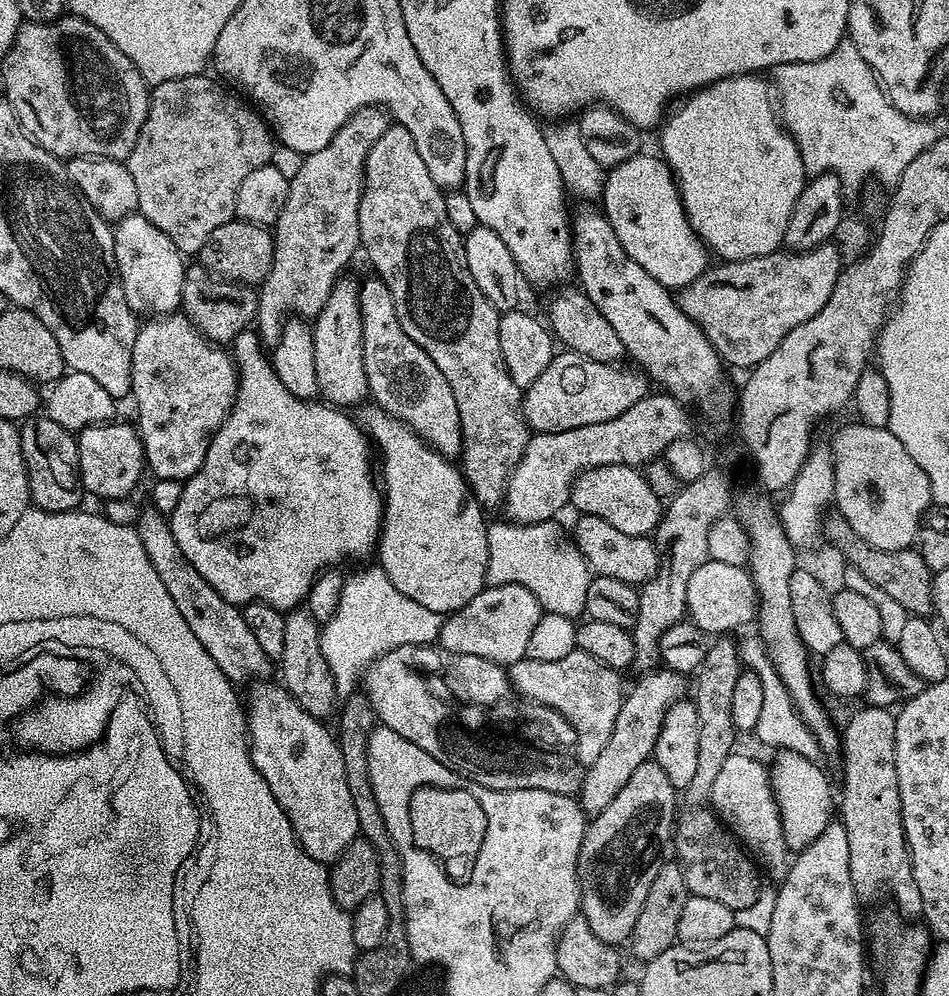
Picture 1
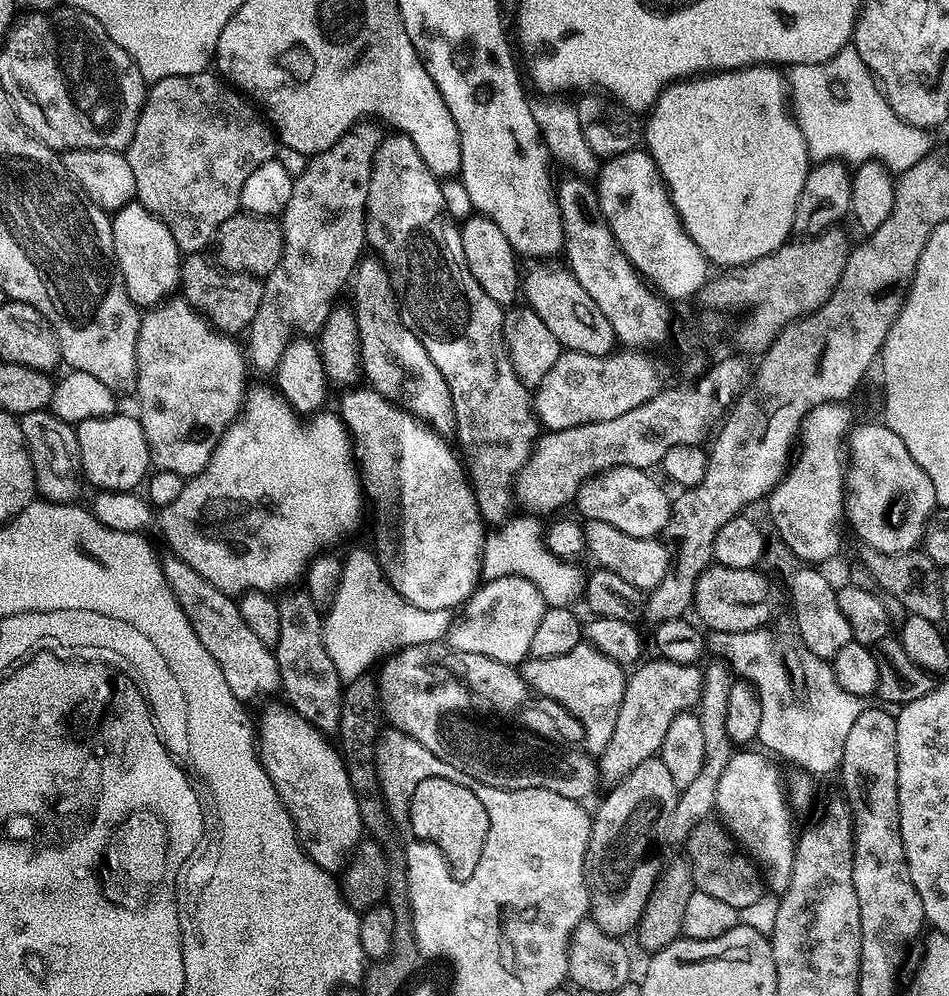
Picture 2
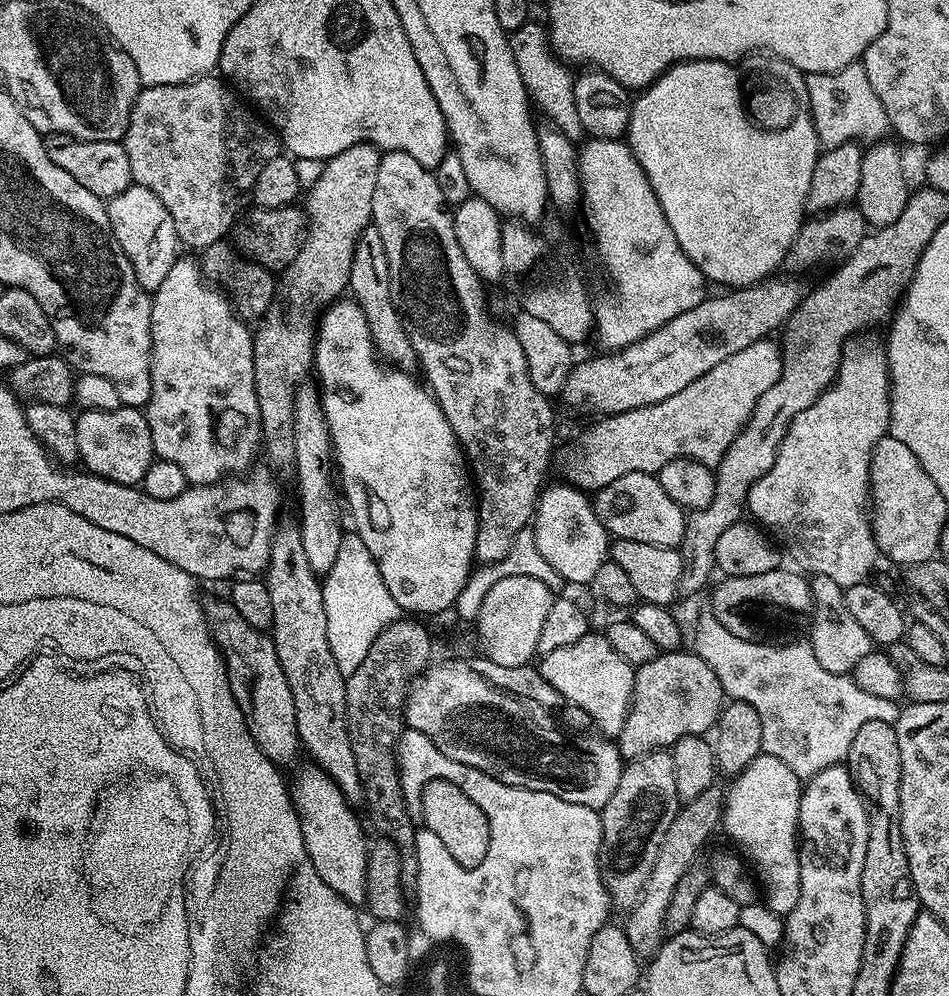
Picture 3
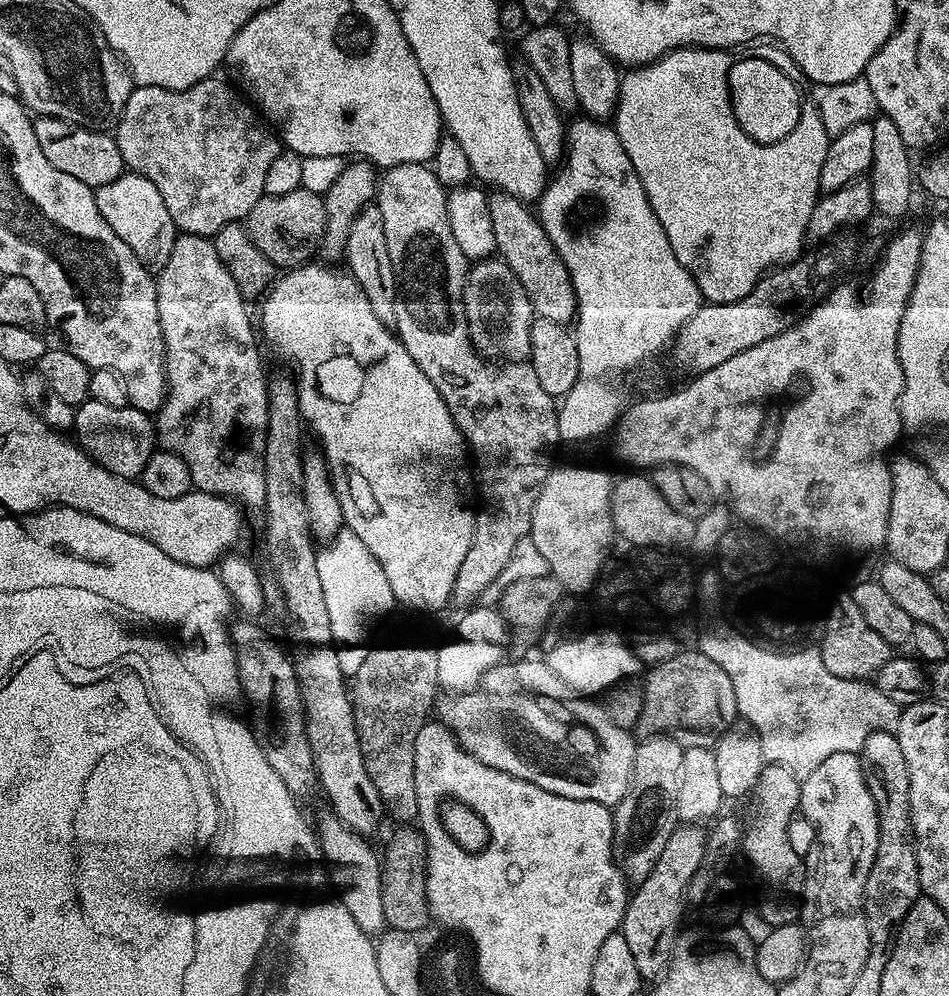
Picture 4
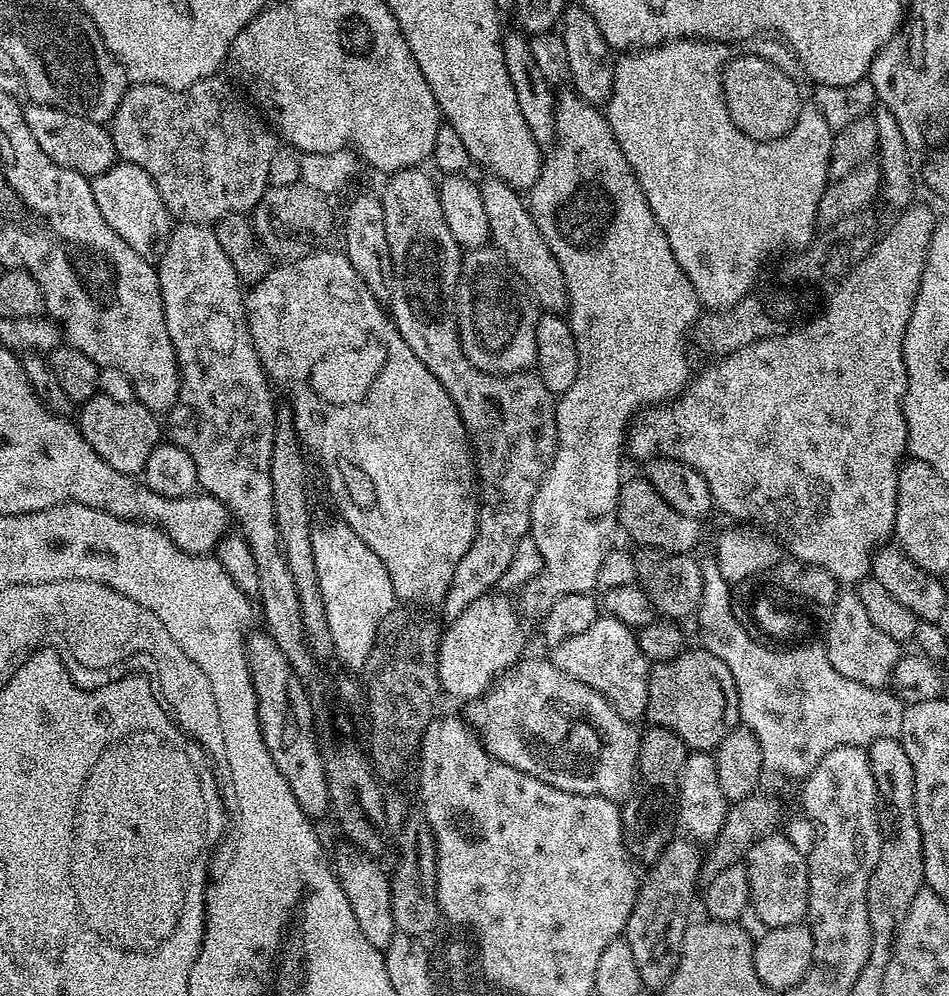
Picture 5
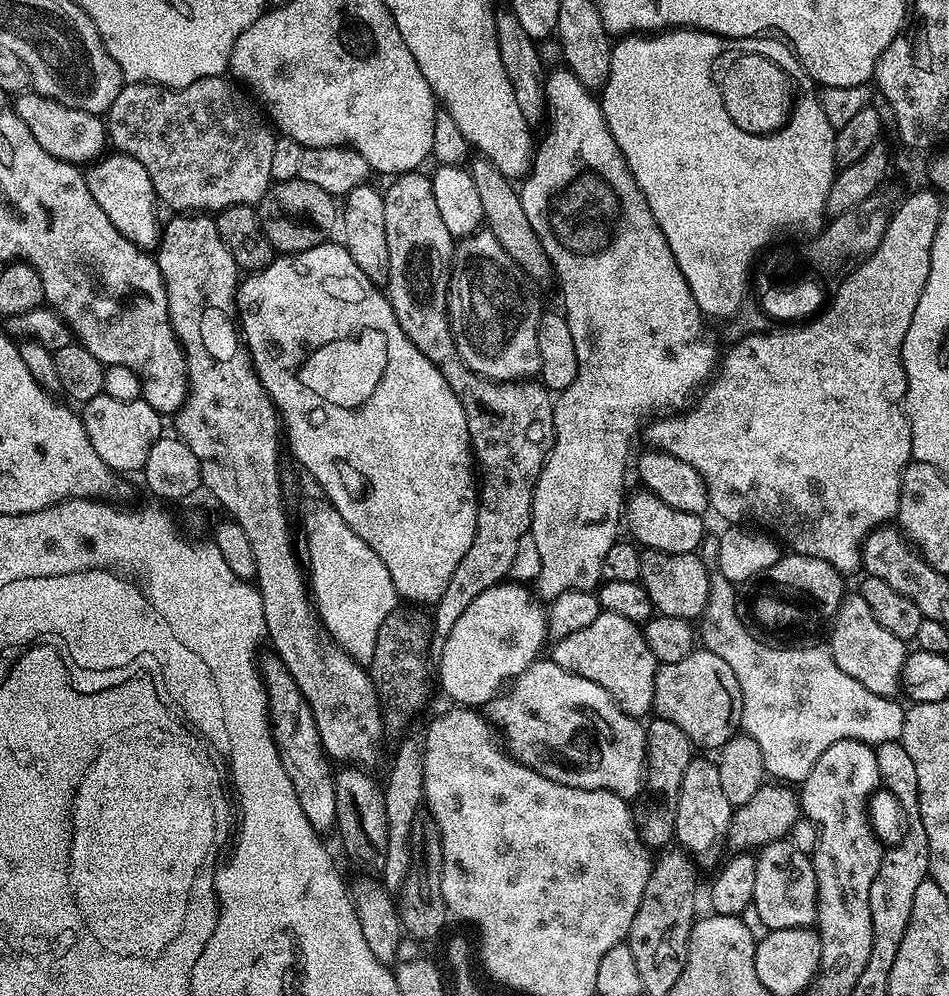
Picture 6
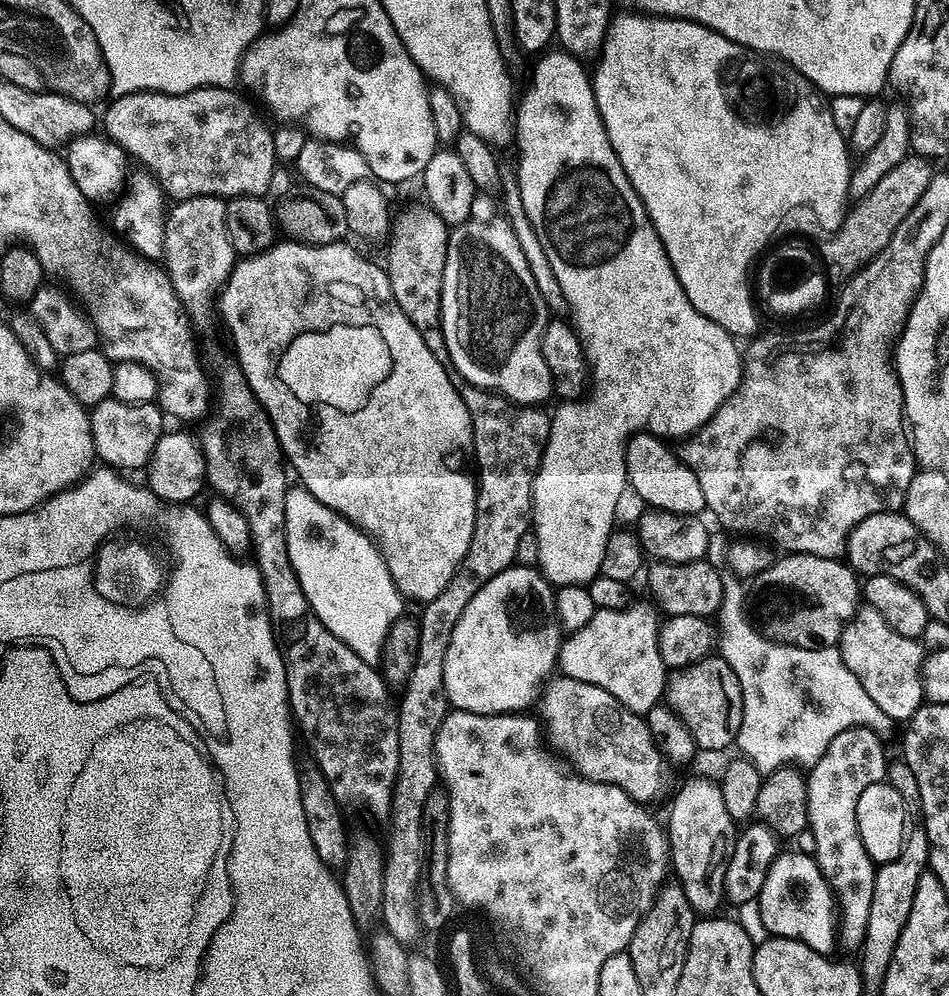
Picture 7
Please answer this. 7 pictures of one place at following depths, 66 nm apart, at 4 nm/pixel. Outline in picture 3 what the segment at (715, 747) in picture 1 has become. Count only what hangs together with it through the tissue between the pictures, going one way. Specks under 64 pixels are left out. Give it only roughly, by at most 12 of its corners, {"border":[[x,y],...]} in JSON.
{"border":[[726,792],[677,812],[622,924],[637,957],[664,943],[674,886],[721,823]]}

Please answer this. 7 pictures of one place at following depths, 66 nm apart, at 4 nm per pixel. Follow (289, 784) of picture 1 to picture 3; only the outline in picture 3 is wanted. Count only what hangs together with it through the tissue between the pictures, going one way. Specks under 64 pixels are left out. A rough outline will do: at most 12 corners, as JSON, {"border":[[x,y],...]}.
{"border":[[312,762],[290,780],[314,870],[347,904],[368,899],[370,840]]}

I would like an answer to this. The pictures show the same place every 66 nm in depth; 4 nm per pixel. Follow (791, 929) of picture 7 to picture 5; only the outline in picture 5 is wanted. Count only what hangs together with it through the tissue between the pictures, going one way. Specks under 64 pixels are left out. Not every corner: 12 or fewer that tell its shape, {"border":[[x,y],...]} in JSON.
{"border":[[787,835],[746,853],[750,908],[769,929],[808,914],[808,861]]}

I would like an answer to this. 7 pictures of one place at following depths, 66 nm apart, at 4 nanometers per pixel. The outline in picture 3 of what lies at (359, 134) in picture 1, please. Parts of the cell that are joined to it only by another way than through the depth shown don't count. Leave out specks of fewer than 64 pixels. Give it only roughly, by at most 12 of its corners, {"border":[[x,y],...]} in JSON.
{"border":[[381,149],[332,156],[252,337],[262,448],[295,465],[318,313],[349,291]]}

